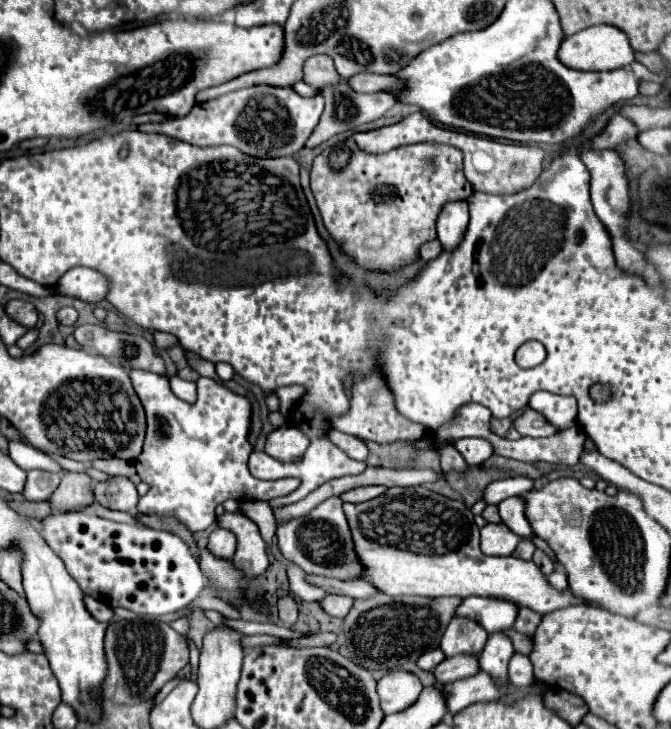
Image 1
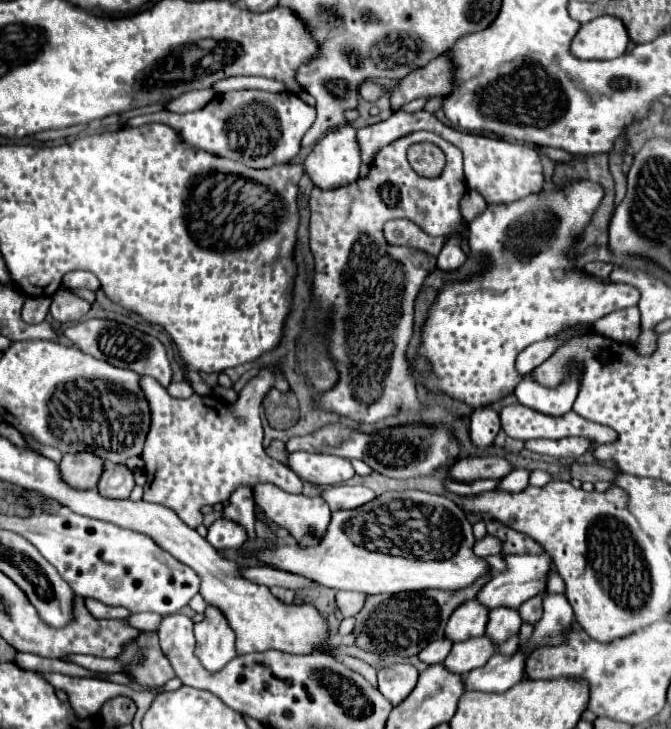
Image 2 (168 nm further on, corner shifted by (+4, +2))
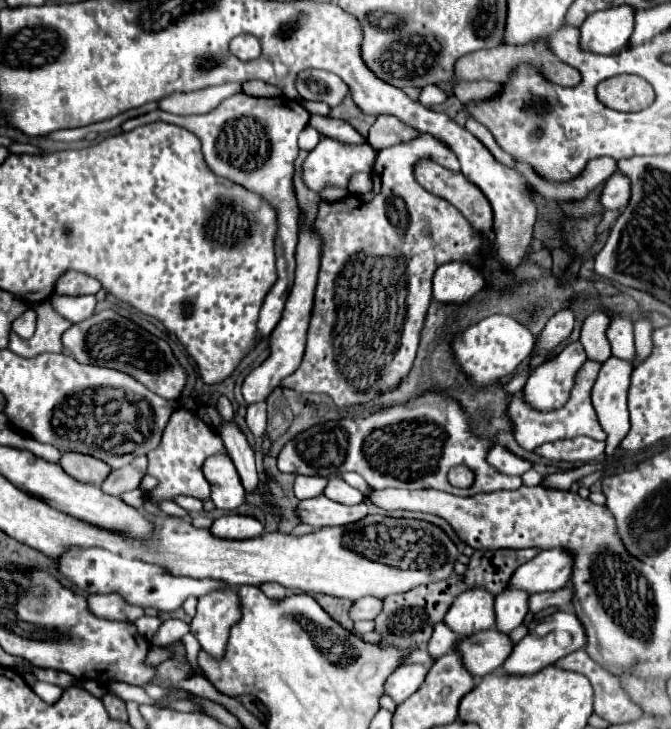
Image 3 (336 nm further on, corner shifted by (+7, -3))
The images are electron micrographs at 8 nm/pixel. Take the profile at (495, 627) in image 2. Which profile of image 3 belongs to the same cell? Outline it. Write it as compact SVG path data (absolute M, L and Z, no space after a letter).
M507 587L501 595L495 597L495 613L497 613L497 629L503 633L511 633L515 627L521 625L523 617L529 611L529 593Z

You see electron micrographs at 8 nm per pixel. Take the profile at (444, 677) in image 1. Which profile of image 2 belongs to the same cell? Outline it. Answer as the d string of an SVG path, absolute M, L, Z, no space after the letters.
M480 636L468 642L456 642L442 664L450 672L464 676L470 670L484 666L492 654L494 650L492 650L492 642L488 642L488 636Z

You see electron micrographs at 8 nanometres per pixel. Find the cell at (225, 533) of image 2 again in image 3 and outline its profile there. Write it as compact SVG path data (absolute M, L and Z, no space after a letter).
M233 513L233 515L219 517L213 523L211 533L215 533L217 537L223 537L223 539L251 539L251 537L257 537L263 533L263 523L255 517Z

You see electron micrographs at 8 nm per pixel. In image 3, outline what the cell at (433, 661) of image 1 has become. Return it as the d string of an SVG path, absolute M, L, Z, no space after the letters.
M437 623L433 627L433 637L431 637L427 649L437 659L437 657L441 657L441 655L445 655L445 653L451 651L455 639L457 639L457 635L445 623Z

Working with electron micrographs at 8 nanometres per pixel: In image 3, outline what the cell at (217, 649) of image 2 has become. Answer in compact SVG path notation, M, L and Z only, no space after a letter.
M219 589L199 597L197 613L191 621L191 633L201 643L201 649L221 659L227 647L229 629L241 619L237 589Z

